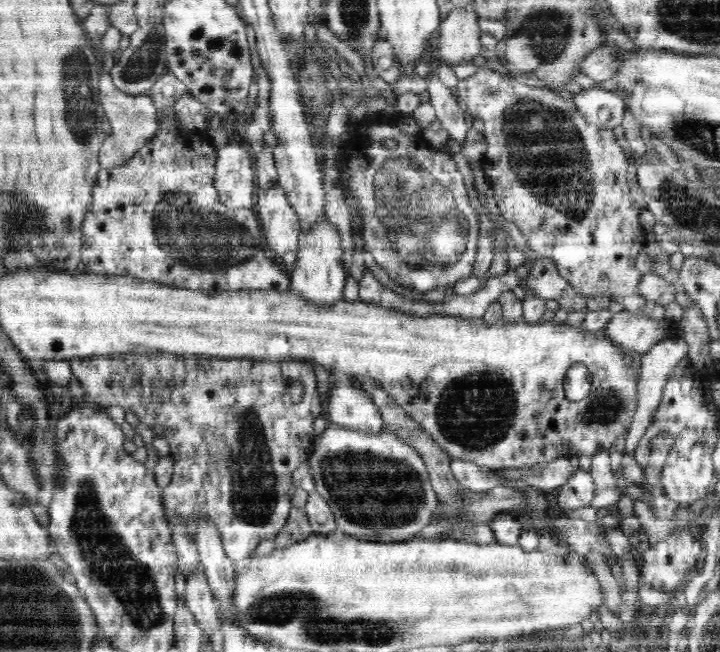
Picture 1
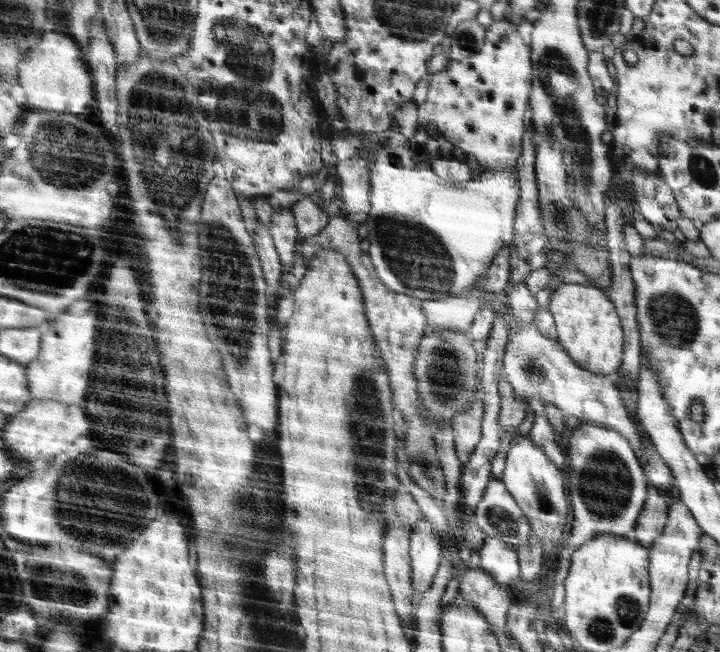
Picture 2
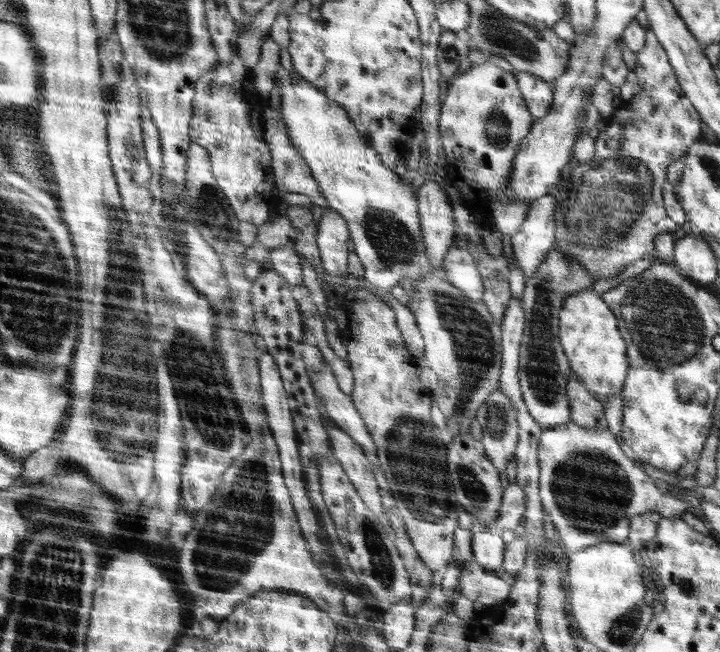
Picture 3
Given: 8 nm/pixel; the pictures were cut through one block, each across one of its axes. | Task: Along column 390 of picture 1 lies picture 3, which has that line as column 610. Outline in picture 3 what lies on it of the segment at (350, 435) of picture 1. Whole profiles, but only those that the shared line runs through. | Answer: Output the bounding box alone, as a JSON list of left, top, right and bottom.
[537,421,689,554]

